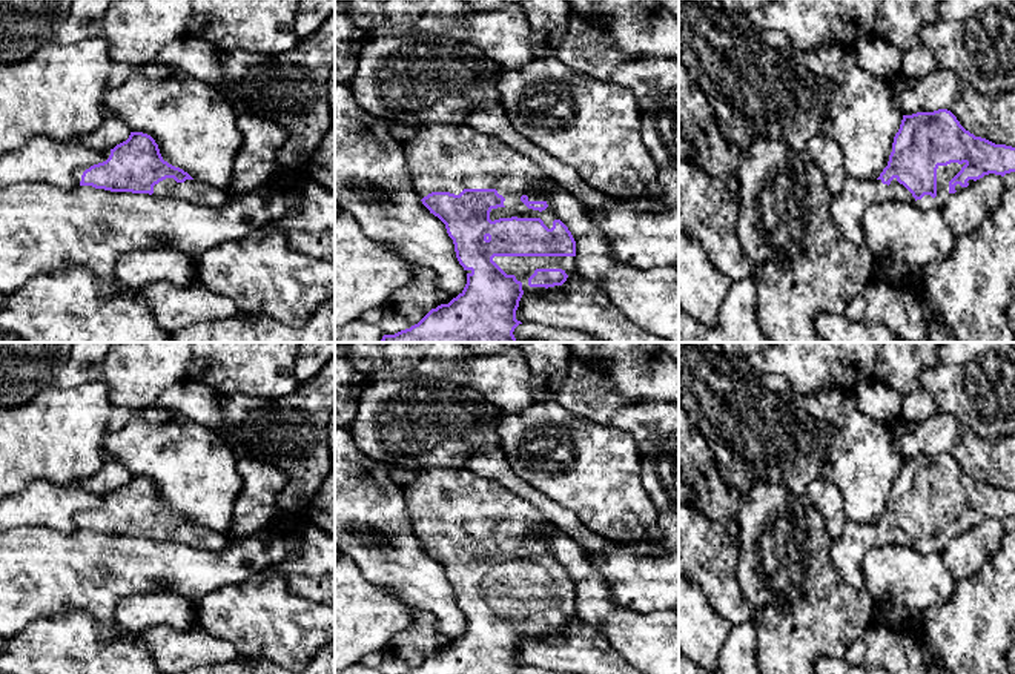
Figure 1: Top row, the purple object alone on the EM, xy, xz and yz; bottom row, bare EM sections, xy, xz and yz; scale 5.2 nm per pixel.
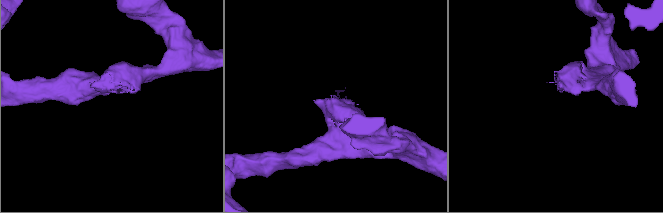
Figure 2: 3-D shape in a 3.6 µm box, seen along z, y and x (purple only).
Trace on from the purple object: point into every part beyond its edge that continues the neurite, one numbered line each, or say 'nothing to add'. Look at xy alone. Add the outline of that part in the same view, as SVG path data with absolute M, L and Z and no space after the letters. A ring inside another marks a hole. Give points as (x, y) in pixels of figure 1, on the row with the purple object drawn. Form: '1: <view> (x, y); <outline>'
1: xy (194, 191); M166 178L155 184L152 195L181 198L210 209L223 207L229 198L226 190L217 189L215 186L200 180L186 180L184 183L177 183L174 178Z

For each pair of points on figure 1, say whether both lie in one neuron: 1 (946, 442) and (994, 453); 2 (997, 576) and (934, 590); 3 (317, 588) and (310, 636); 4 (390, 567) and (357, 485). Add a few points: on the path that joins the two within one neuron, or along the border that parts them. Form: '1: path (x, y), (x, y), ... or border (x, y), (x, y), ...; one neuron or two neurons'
1: path (958, 442), (972, 453), (981, 453); one neuron
2: border (957, 581), (955, 591), (946, 601), (926, 608); two neurons
3: border (286, 579), (297, 594), (318, 604); two neurons
4: path (396, 547), (390, 535), (361, 505); one neuron

